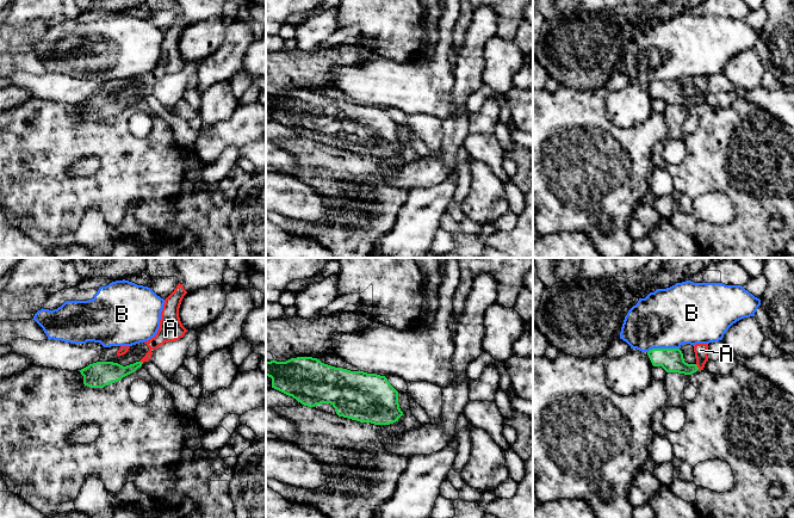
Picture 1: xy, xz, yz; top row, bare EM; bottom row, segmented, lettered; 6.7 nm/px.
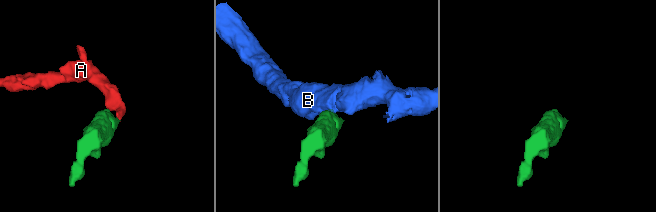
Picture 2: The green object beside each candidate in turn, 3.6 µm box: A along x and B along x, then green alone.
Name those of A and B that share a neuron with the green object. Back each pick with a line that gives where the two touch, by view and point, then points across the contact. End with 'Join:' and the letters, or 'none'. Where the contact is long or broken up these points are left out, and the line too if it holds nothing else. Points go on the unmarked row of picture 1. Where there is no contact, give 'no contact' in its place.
A: contact yz (696, 99); way yz (671, 92), (681, 99), (696, 99), (700, 82)
Join: A

